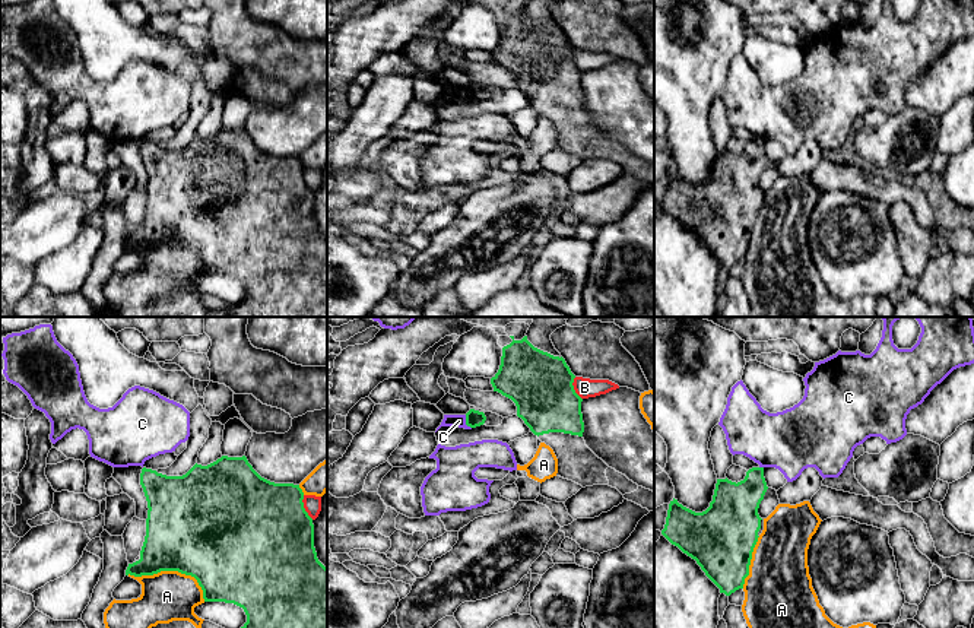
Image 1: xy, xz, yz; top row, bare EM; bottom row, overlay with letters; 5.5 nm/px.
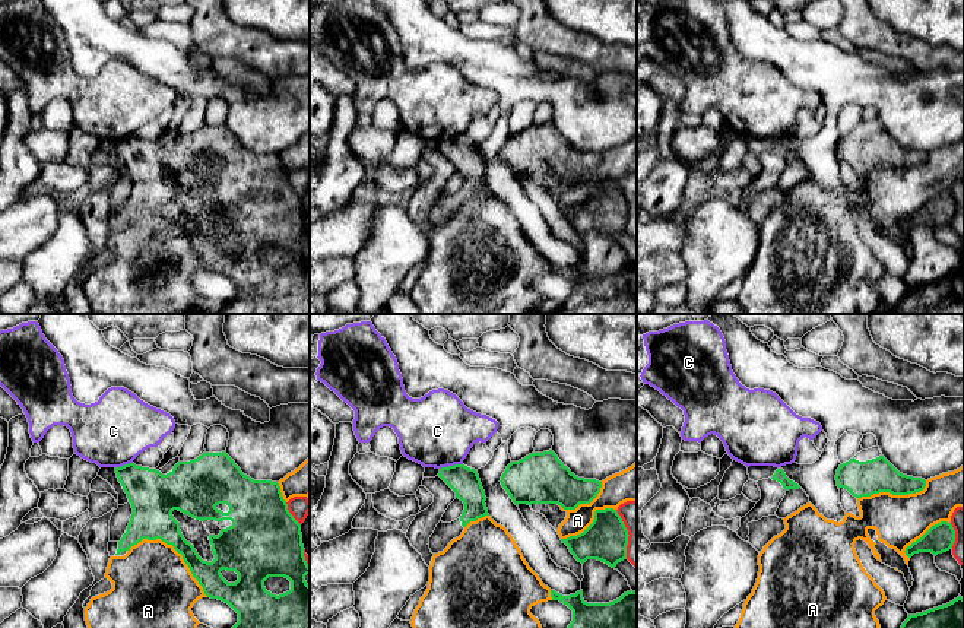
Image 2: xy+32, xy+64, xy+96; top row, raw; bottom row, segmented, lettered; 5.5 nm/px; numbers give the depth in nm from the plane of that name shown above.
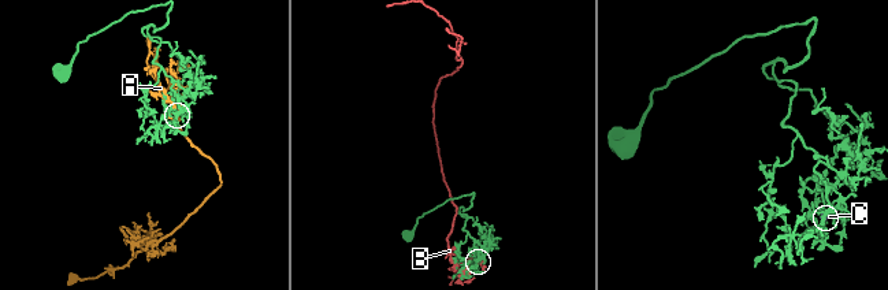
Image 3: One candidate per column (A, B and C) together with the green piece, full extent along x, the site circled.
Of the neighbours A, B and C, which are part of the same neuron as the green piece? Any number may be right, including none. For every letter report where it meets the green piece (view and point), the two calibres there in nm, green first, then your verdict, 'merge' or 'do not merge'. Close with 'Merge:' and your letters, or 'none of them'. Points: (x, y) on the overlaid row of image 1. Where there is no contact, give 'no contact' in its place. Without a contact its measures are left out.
A: xy (173, 570) | 500/280 nm | do not merge
B: xz (573, 389) | 360/110 nm | do not merge
C: xz (466, 422) | 100/70 nm | do not merge
Merge: none of them

